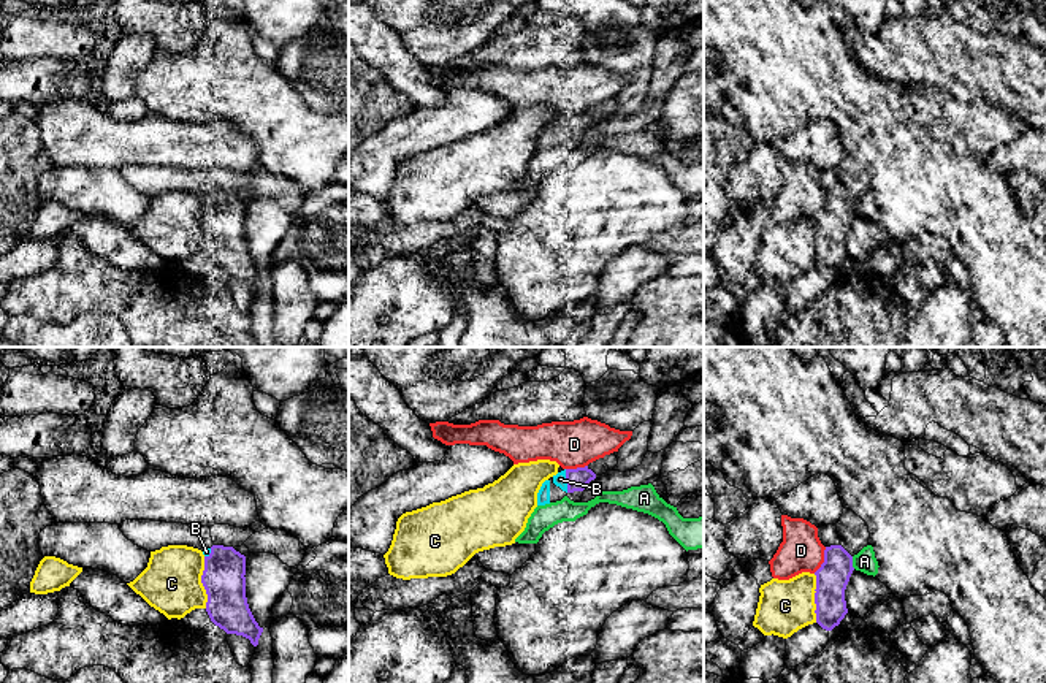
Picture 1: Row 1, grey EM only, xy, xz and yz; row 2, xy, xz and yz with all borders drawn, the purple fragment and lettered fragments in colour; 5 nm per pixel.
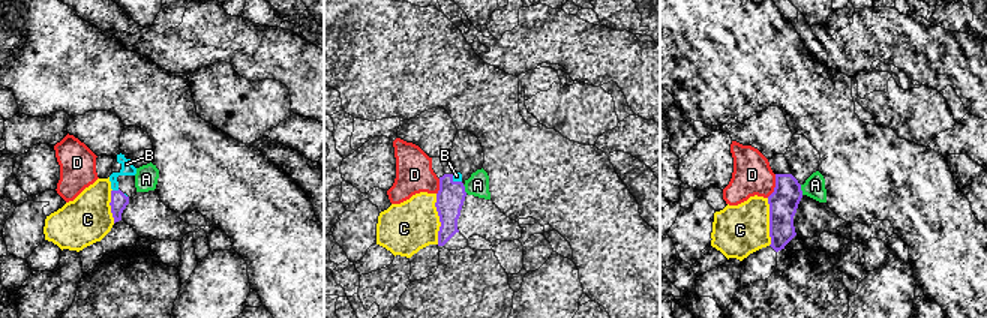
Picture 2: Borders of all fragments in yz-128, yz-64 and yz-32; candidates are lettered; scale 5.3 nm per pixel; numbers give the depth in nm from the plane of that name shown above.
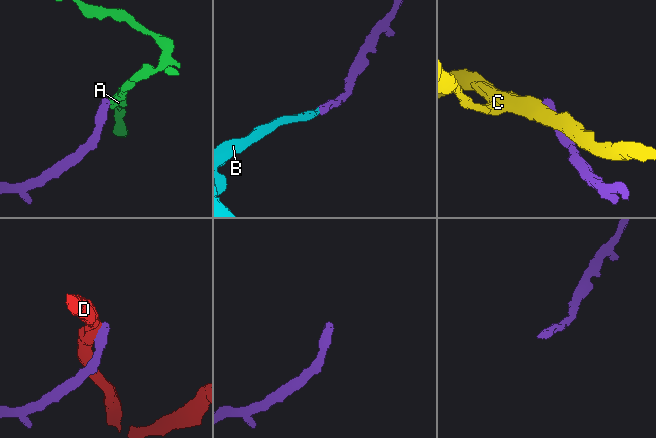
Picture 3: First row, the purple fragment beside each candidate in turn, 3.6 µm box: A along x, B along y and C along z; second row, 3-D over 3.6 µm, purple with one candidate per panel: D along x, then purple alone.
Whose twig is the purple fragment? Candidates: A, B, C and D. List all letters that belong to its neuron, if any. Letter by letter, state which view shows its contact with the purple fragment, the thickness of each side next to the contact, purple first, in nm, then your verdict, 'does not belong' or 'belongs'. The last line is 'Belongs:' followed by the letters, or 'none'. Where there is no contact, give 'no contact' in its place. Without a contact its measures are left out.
A: meets purple in yz; 160 nm thick on the purple side, 110 nm on the other; does not belong
B: meets purple in xz; 110 nm thick on the purple side, 60 nm on the other; belongs
C: meets purple in xy; 220 nm thick on the purple side, 300 nm on the other; does not belong
D: meets purple in yz; 160 nm thick on the purple side, 220 nm on the other; does not belong
Belongs: B

